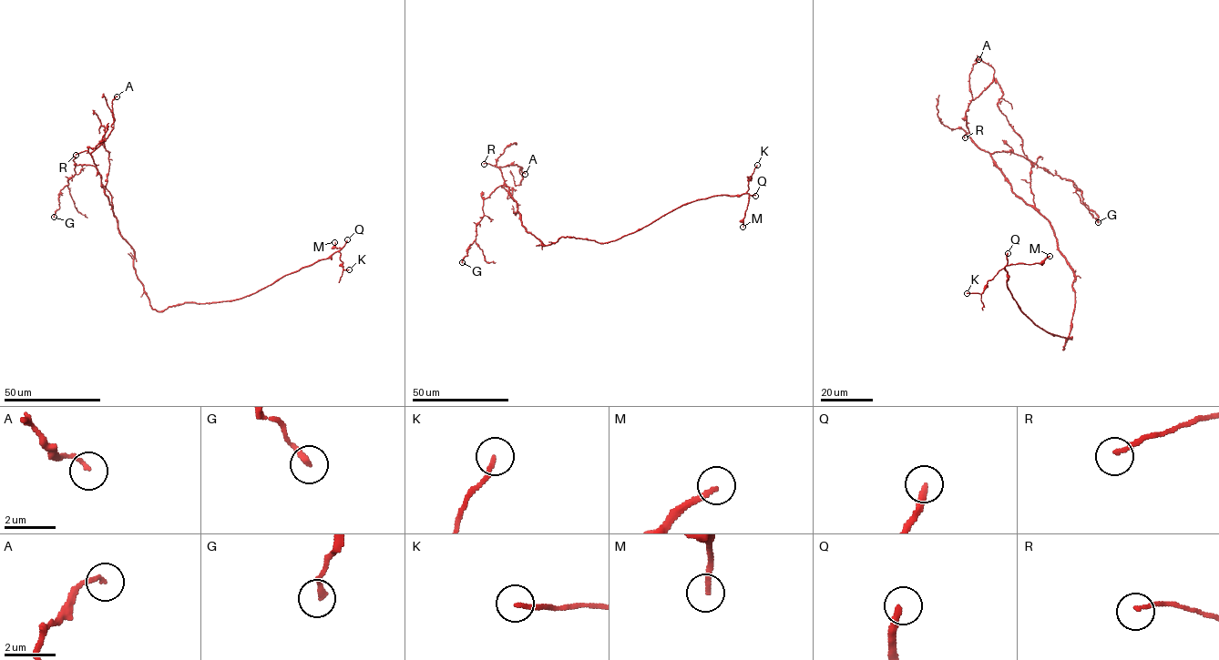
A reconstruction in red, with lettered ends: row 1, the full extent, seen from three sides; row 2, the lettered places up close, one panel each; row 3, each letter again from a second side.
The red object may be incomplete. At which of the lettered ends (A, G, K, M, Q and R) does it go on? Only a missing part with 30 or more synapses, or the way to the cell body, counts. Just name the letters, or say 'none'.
M, Q

